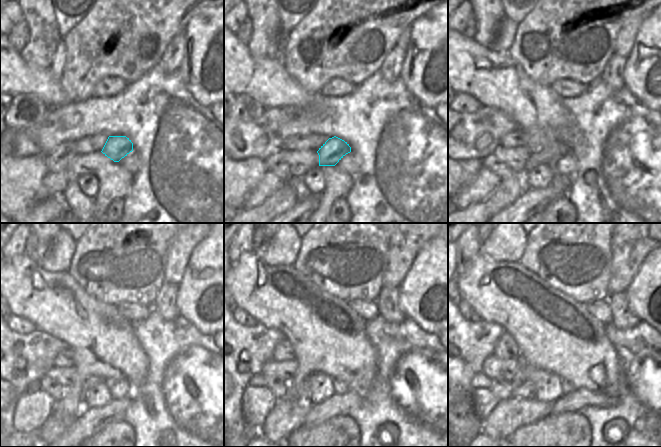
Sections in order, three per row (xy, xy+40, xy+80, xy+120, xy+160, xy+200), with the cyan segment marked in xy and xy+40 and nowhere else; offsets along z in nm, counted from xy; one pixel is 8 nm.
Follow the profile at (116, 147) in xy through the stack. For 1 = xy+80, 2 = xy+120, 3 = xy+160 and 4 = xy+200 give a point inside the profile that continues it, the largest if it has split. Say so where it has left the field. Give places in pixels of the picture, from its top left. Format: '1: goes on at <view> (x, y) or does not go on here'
1: goes on at xy+80 (553, 152)
2: goes on at xy+120 (88, 383)
3: goes on at xy+160 (303, 393)
4: goes on at xy+200 (526, 391)

